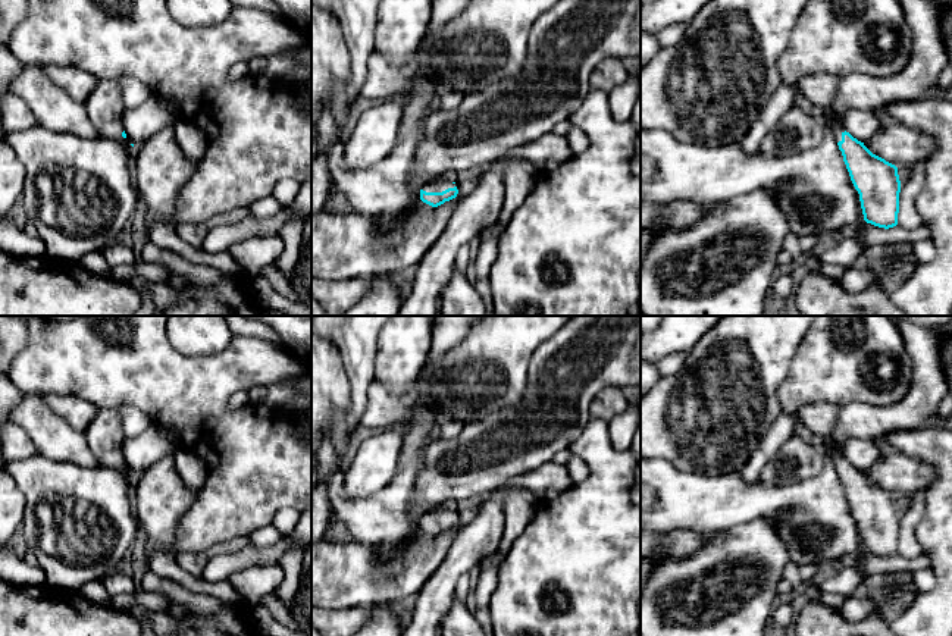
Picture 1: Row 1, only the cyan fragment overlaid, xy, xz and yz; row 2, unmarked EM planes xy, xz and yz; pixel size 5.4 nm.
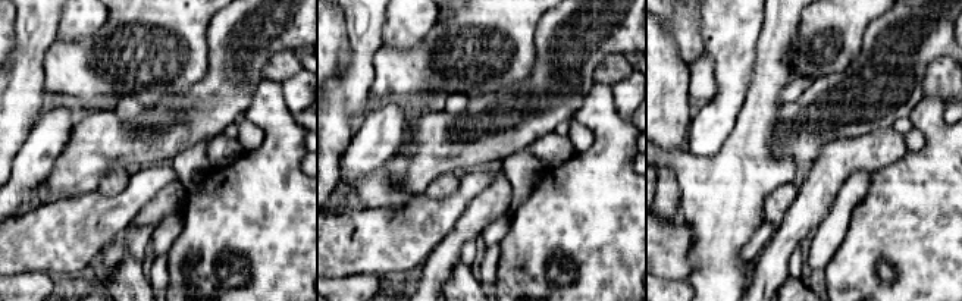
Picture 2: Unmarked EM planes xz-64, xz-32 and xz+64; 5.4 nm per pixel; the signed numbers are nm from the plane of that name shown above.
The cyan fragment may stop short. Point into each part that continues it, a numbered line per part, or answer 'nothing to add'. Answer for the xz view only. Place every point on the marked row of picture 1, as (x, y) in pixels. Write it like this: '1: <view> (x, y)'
1: xz (440, 185)

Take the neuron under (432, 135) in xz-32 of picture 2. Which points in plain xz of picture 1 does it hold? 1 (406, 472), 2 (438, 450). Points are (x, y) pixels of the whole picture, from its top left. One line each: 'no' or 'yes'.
1: no
2: yes

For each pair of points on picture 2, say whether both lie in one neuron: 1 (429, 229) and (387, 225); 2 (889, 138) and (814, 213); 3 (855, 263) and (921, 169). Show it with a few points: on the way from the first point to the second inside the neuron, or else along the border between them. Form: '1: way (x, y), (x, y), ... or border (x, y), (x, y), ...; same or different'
1: way (419, 229), (397, 229); same
2: way (865, 153), (855, 154), (820, 190); same
3: way (879, 240), (920, 198), (920, 193); same

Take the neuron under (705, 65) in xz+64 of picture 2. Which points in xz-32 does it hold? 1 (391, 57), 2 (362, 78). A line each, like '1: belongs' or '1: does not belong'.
1: belongs
2: does not belong

